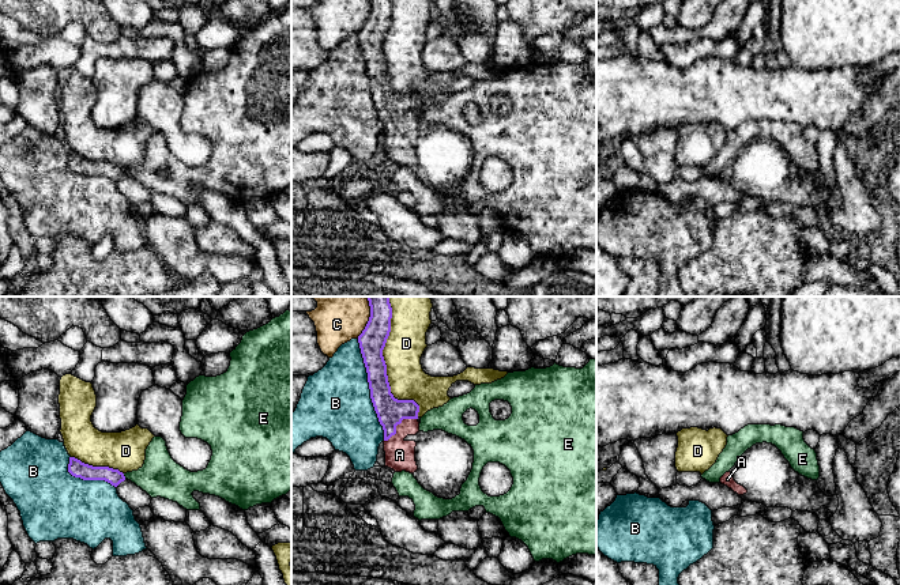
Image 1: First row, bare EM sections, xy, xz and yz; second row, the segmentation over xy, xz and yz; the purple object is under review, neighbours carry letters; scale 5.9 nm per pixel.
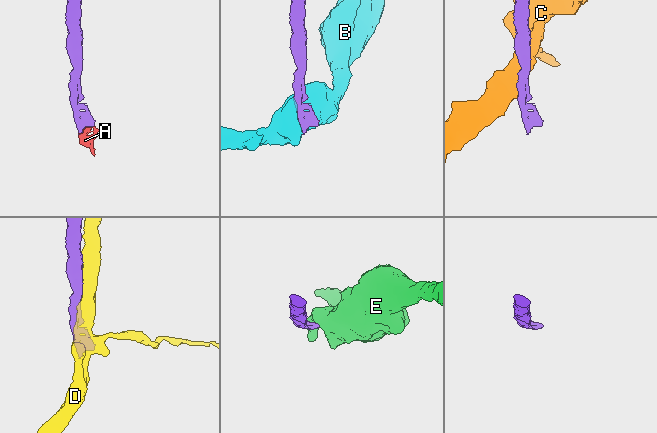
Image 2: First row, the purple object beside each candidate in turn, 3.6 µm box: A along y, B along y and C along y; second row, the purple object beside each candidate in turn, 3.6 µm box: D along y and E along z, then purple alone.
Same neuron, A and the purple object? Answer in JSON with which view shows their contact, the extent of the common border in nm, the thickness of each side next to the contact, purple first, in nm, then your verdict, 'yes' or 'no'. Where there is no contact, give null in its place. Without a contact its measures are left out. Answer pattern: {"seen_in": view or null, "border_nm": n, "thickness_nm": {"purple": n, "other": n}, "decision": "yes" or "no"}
{"seen_in": "xz", "border_nm": 240, "thickness_nm": {"purple": 160, "other": 180}, "decision": "yes"}

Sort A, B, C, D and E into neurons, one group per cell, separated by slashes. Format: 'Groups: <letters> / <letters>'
Groups: A / B / C / D / E

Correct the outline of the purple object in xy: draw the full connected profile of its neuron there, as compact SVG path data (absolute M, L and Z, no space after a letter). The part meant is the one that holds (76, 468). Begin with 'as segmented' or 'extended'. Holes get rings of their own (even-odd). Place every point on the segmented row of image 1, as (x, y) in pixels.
as segmented | M69 457L68 472L83 480L105 480L112 486L117 487L121 482L125 480L125 476L118 469L109 467L93 467L82 463L75 457Z

